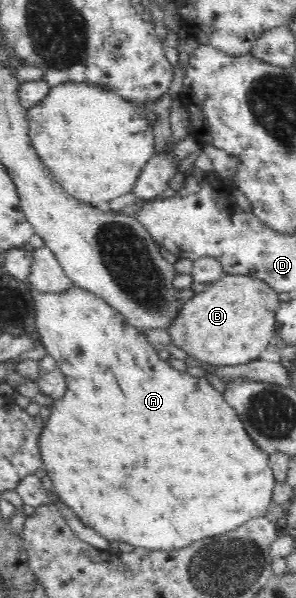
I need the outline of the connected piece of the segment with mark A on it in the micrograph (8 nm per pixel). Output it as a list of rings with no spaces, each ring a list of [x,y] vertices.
[[[75,286],[65,294],[33,292],[33,298],[37,302],[36,328],[40,336],[39,340],[57,361],[66,380],[66,391],[63,398],[56,399],[52,404],[51,416],[44,423],[39,438],[42,464],[49,470],[55,490],[59,492],[57,494],[59,500],[77,512],[77,516],[87,526],[99,532],[113,544],[127,542],[131,546],[155,551],[183,548],[196,540],[231,532],[248,520],[265,517],[273,502],[273,488],[276,484],[275,473],[269,464],[270,454],[263,451],[251,438],[237,412],[225,400],[224,393],[213,387],[209,377],[195,377],[187,371],[171,368],[167,360],[159,358],[158,351],[151,346],[144,332],[139,331],[135,325],[129,324],[118,310],[88,290]]]

